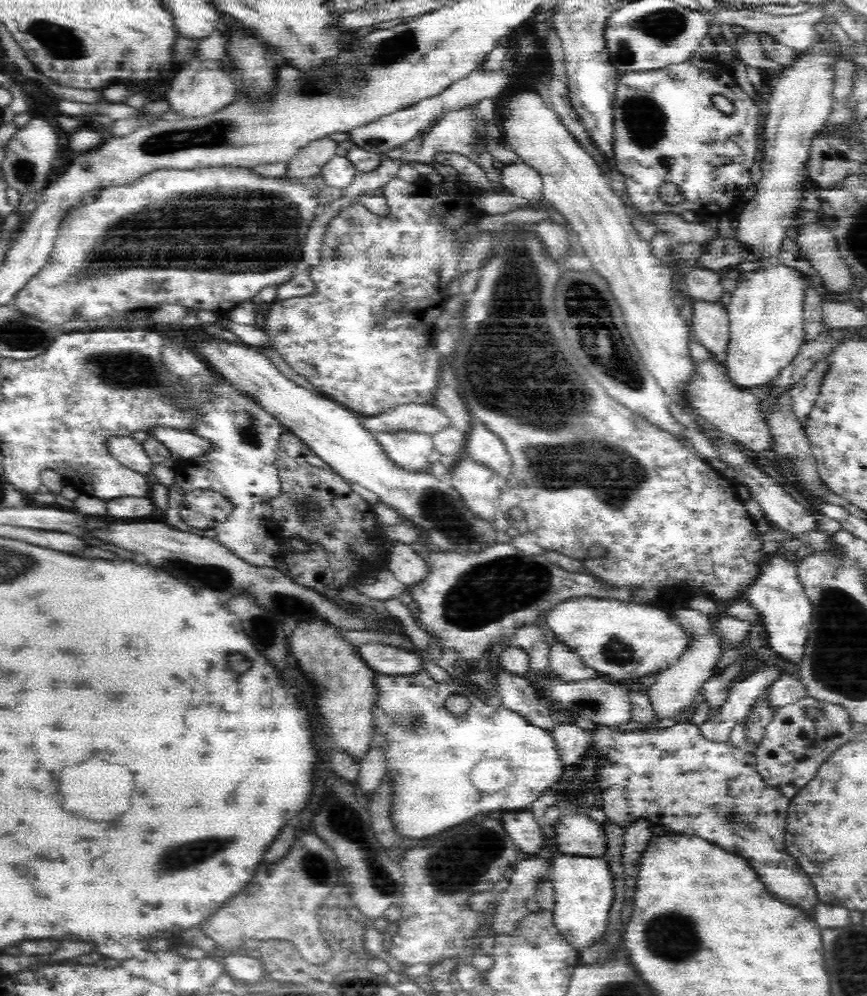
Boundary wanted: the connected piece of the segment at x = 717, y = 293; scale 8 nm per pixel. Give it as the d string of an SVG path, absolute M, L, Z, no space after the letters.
M694 269L685 276L687 294L685 297L693 302L702 301L720 303L725 293L718 273L706 269Z

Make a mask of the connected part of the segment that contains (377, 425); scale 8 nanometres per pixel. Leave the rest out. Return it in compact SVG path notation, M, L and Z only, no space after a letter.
M409 404L384 415L360 419L360 427L372 435L398 435L399 432L432 435L444 426L448 426L448 418L434 404Z

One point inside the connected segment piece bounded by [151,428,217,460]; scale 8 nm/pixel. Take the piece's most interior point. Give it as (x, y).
(188, 444)

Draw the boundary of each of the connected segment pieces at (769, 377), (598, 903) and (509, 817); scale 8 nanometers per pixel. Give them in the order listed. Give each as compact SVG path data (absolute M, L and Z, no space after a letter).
M770 266L740 274L736 290L732 292L732 299L724 306L729 320L729 338L722 362L724 378L728 379L728 383L736 387L736 390L755 394L757 388L770 385L776 380L783 368L786 368L798 354L806 341L802 304L806 284L810 284L806 276L784 266Z
M558 856L550 860L546 876L553 884L552 924L572 950L592 948L606 932L608 910L612 904L612 875L604 860L592 857Z
M528 811L506 812L500 820L520 852L539 855L550 844L549 835Z

